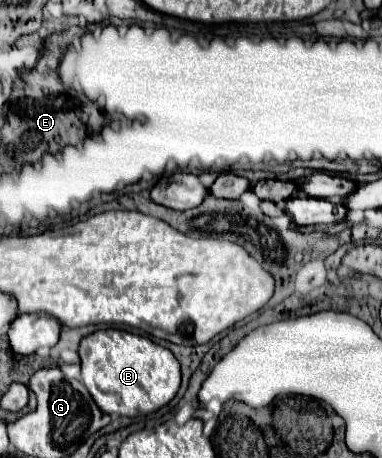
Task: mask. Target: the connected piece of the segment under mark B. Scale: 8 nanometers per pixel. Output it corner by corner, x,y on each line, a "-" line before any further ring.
96,330
82,338
80,348
82,382
92,394
98,408
106,414
142,416
166,406
180,388
180,364
174,354
154,344
150,338
124,330

